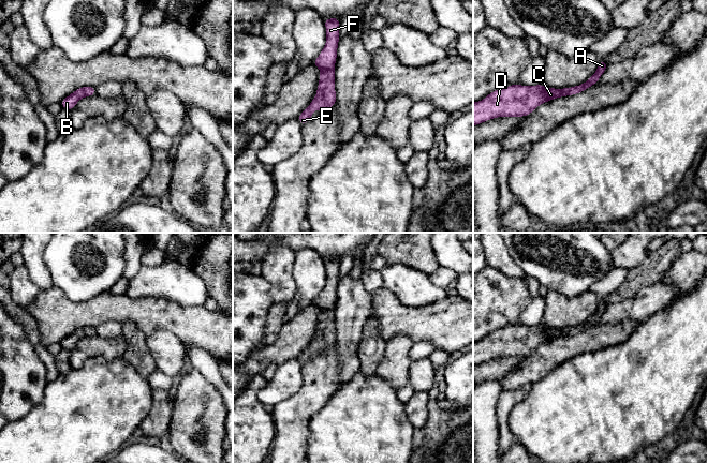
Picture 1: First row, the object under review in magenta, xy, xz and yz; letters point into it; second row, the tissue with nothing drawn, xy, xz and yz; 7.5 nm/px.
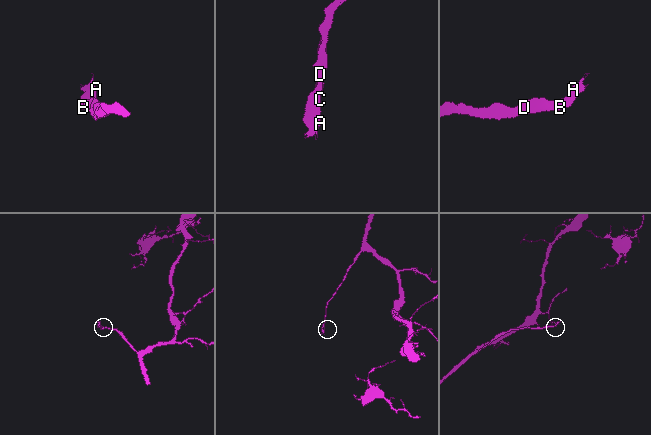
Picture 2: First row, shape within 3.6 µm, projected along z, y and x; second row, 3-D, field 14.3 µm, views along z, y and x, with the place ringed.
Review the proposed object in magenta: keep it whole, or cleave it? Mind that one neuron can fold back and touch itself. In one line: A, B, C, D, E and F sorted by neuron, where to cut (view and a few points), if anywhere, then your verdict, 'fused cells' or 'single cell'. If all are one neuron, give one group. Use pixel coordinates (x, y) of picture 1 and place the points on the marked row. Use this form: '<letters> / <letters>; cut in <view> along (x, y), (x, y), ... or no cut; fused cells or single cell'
A B C D E F; no cut; single cell

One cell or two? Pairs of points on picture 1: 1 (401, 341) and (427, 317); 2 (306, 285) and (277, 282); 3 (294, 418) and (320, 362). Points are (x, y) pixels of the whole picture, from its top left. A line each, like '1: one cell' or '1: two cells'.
1: two cells
2: two cells
3: one cell

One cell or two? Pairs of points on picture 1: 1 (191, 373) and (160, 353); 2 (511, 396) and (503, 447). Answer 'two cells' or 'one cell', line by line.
1: two cells
2: one cell

